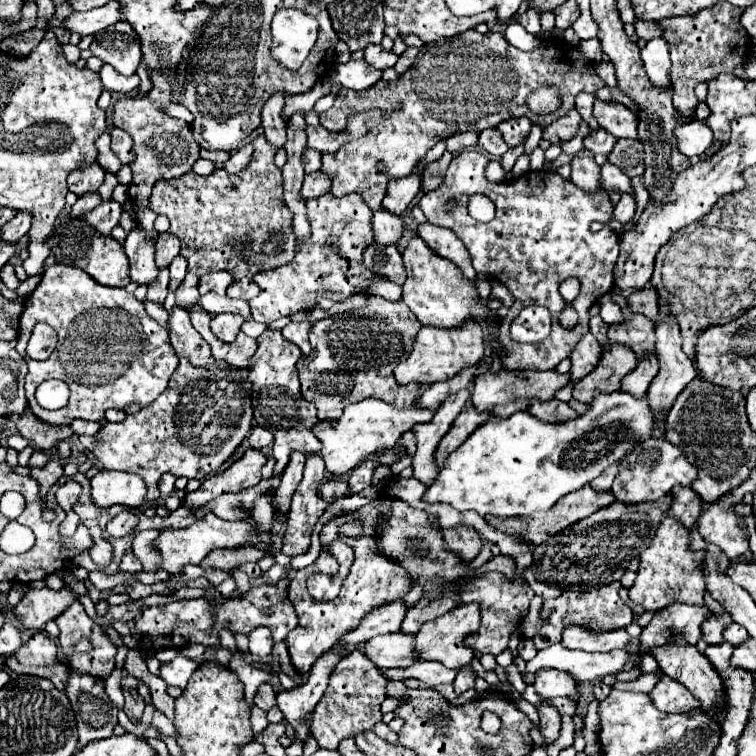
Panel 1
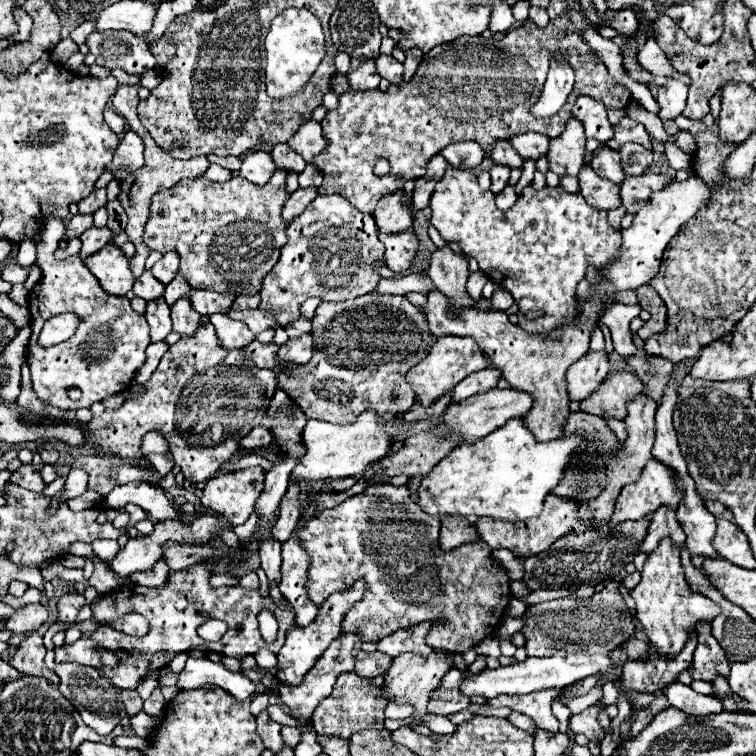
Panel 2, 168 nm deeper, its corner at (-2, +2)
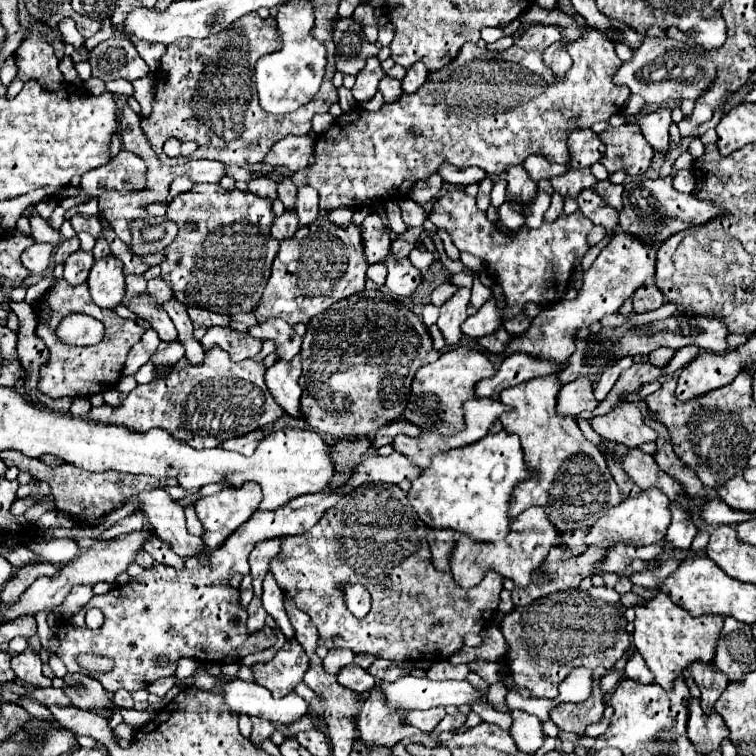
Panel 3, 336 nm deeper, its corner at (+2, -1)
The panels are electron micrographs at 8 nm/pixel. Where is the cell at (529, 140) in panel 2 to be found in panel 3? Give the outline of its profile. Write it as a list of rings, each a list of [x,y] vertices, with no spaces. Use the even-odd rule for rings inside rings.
[[[531,155],[525,163],[523,163],[525,171],[529,173],[529,177],[533,181],[541,181],[541,179],[551,179],[555,175],[565,175],[569,171],[567,165],[557,165],[557,163],[549,163],[545,157],[541,155]]]

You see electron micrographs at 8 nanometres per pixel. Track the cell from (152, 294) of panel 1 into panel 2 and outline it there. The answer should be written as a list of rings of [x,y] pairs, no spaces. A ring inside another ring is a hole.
[[[163,296],[155,304],[147,306],[145,318],[147,318],[149,326],[151,326],[151,340],[153,342],[165,340],[167,334],[171,332],[171,316],[169,316],[169,306],[163,300]]]

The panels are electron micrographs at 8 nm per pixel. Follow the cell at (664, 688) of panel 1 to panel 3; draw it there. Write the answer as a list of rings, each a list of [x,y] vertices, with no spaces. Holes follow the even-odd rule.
[[[691,699],[687,735],[699,755],[709,755],[711,751],[721,749],[721,743],[725,737],[729,737],[729,731],[717,713],[711,713],[707,717],[699,707],[699,699]]]

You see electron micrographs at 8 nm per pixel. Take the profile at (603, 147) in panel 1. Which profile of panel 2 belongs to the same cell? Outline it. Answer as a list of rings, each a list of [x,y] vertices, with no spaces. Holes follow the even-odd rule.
[[[601,144],[601,148],[595,152],[593,160],[591,160],[591,168],[595,168],[595,172],[603,178],[609,178],[611,182],[619,184],[623,180],[623,170],[619,166],[619,152],[609,148],[607,144]]]

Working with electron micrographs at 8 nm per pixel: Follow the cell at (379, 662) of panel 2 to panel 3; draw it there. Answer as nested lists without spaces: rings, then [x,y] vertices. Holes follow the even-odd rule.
[[[347,665],[339,671],[337,683],[355,691],[355,693],[363,693],[375,685],[375,677],[371,677],[365,669],[361,669],[357,665]]]

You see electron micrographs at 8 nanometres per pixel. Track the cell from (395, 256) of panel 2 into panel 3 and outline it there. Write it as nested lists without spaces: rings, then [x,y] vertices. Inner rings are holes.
[[[389,255],[389,257],[385,259],[385,267],[387,267],[387,271],[389,271],[385,287],[387,287],[393,295],[413,297],[415,289],[417,289],[419,283],[421,283],[421,273],[419,273],[419,269],[415,269],[407,257],[405,257],[405,259],[395,259],[393,255]]]

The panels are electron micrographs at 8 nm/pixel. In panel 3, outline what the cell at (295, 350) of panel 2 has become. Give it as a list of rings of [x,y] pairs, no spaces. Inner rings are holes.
[[[299,355],[289,363],[277,361],[273,367],[269,367],[265,371],[267,387],[269,387],[271,395],[273,395],[273,399],[293,419],[301,419],[301,415],[303,415],[301,413],[301,403],[299,403],[299,399],[301,399],[299,375],[301,375],[301,359],[299,359]]]

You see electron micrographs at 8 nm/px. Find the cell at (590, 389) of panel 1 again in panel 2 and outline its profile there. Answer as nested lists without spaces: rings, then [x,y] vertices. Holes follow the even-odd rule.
[[[617,370],[599,384],[599,388],[587,396],[587,400],[581,400],[579,408],[583,412],[591,412],[597,416],[615,416],[625,418],[625,402],[635,398],[643,390],[643,382],[633,374],[625,370]]]

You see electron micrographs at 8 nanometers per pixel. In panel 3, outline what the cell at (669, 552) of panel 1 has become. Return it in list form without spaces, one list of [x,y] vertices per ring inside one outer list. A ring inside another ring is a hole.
[[[655,589],[655,597],[651,601],[647,601],[643,607],[635,607],[633,645],[643,655],[647,667],[653,671],[655,683],[659,683],[665,689],[673,689],[675,679],[683,677],[683,673],[691,667],[693,661],[713,661],[721,629],[721,615],[691,617],[683,607],[675,605],[667,593]]]

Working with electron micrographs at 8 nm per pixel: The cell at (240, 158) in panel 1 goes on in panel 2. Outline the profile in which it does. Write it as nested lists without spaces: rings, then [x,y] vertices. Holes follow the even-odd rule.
[[[253,150],[245,154],[241,160],[241,168],[239,168],[239,176],[261,186],[271,178],[273,172],[275,172],[275,162],[263,150]]]

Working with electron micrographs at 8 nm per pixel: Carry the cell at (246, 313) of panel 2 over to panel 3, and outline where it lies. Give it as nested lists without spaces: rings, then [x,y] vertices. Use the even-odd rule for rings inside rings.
[[[269,319],[249,329],[249,335],[259,341],[273,341],[279,361],[291,361],[301,351],[301,337],[283,319]]]

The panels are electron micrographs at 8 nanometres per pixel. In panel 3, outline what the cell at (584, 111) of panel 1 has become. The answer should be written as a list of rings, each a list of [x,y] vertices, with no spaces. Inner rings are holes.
[[[579,129],[569,135],[569,149],[571,149],[571,167],[591,167],[603,157],[605,145],[601,143],[599,135],[595,135],[591,129]]]

